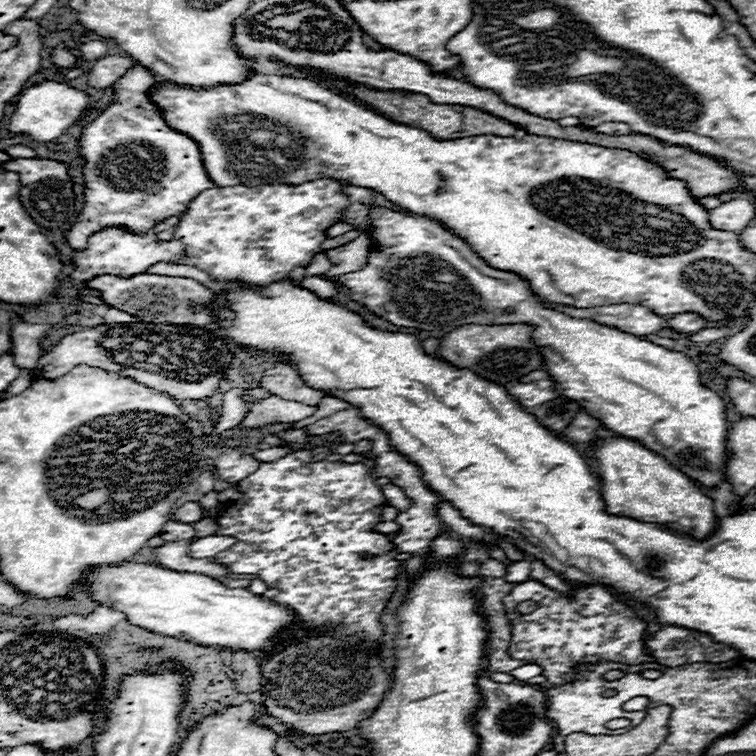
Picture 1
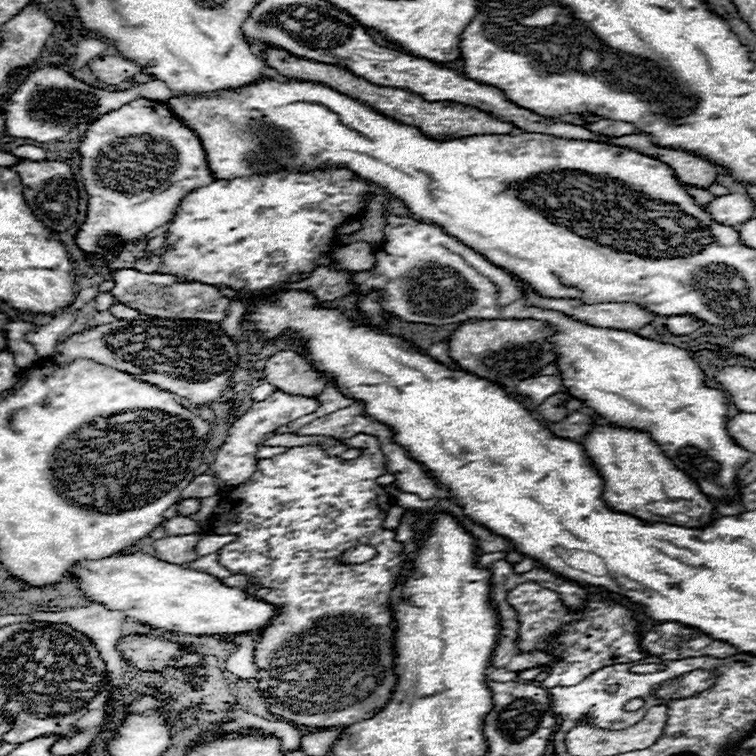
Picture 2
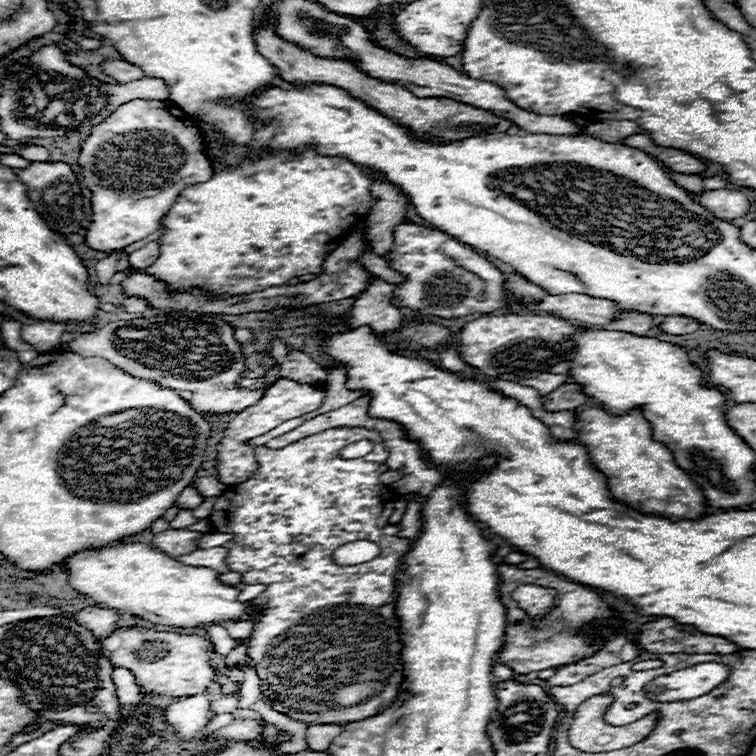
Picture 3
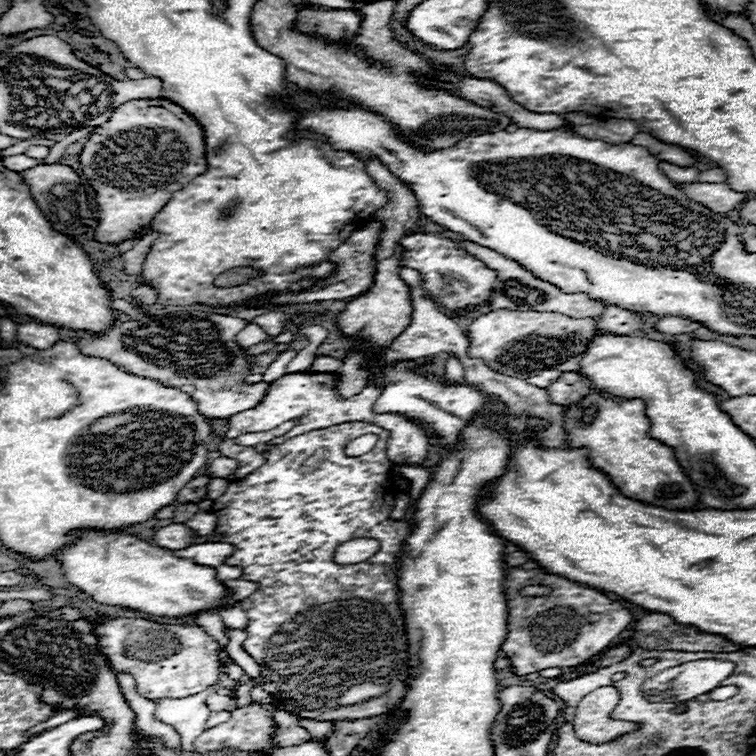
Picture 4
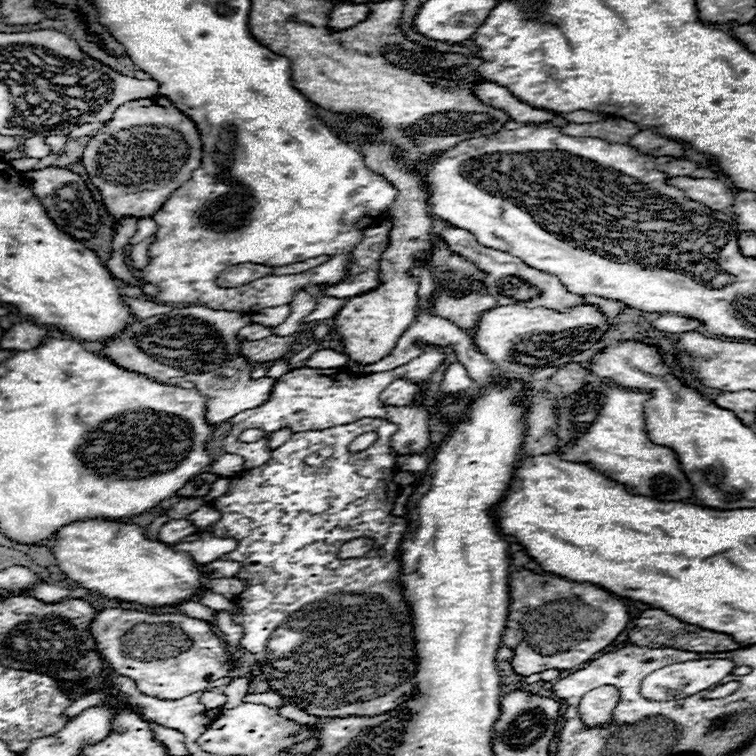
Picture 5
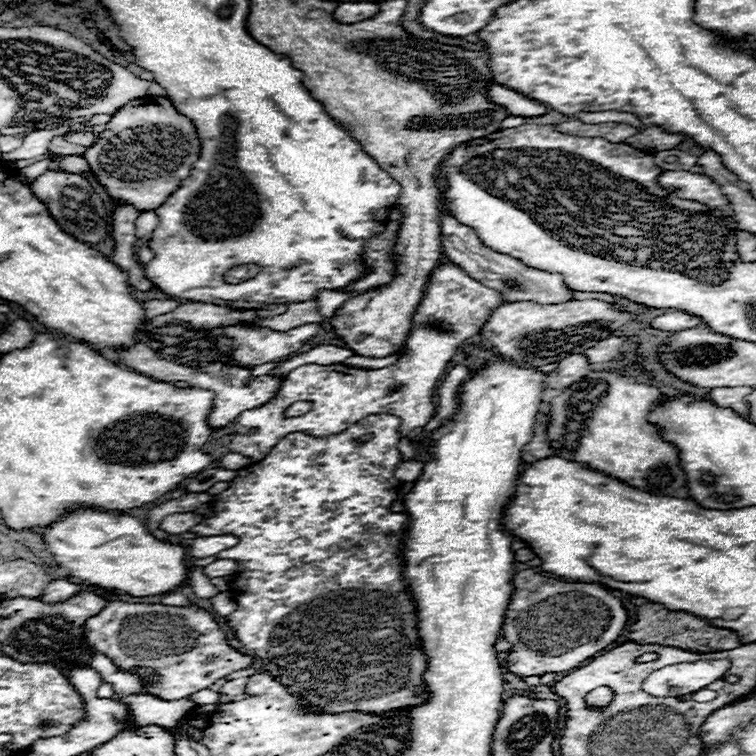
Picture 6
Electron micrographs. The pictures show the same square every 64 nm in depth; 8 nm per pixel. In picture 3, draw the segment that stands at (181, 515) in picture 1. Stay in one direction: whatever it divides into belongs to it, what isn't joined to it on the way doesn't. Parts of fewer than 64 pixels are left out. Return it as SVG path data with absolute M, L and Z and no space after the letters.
M186 488L182 494L180 494L180 498L176 500L176 506L180 508L180 510L194 510L194 508L198 508L200 504L202 504L202 496L194 490L194 488Z

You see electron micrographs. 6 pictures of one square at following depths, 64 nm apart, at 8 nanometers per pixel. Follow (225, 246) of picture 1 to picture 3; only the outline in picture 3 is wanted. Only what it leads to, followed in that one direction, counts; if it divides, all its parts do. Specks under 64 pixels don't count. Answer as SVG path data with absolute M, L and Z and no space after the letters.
M308 152L300 158L290 156L276 166L272 166L272 158L268 158L268 160L260 160L256 164L246 164L246 166L230 170L230 172L214 168L214 174L208 182L190 186L188 190L184 190L176 198L176 204L172 206L172 210L168 212L168 216L162 222L164 234L160 238L160 256L146 272L156 276L156 278L164 278L176 290L188 290L192 286L204 286L204 288L212 290L214 294L218 294L222 298L248 294L248 292L260 292L260 290L266 290L270 286L282 286L282 284L288 284L288 280L294 278L294 276L318 274L322 270L322 262L326 260L326 256L340 244L340 240L344 240L344 236L346 236L344 230L348 230L348 228L342 228L342 226L352 226L354 222L364 220L364 216L368 214L368 210L372 206L372 198L370 198L370 190L368 190L370 184L372 184L372 180L360 168L356 168L356 164L352 164L350 160L346 160L346 158L322 158L322 156L316 156L314 152Z

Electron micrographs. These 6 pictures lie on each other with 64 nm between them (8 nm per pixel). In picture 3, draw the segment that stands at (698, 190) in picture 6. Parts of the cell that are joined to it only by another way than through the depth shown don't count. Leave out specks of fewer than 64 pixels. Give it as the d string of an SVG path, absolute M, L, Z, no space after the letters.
M706 190L704 196L696 198L696 202L722 220L744 218L750 212L748 196L736 190Z

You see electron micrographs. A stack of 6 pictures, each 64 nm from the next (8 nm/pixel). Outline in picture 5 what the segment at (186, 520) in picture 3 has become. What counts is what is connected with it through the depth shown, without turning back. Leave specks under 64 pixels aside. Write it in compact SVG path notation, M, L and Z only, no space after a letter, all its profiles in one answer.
M184 498L184 500L180 500L178 504L174 504L174 508L170 508L168 512L166 512L166 516L170 516L170 518L186 518L188 514L192 514L192 512L196 512L200 506L204 506L206 504L206 500L204 498Z

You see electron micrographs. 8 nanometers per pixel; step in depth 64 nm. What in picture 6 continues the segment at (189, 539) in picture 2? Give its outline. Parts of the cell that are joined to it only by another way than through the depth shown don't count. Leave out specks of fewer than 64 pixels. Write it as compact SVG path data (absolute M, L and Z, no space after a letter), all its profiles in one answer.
M194 512L188 514L170 514L162 520L160 530L164 530L168 536L180 536L190 532L196 524L200 522L200 516L196 516Z

